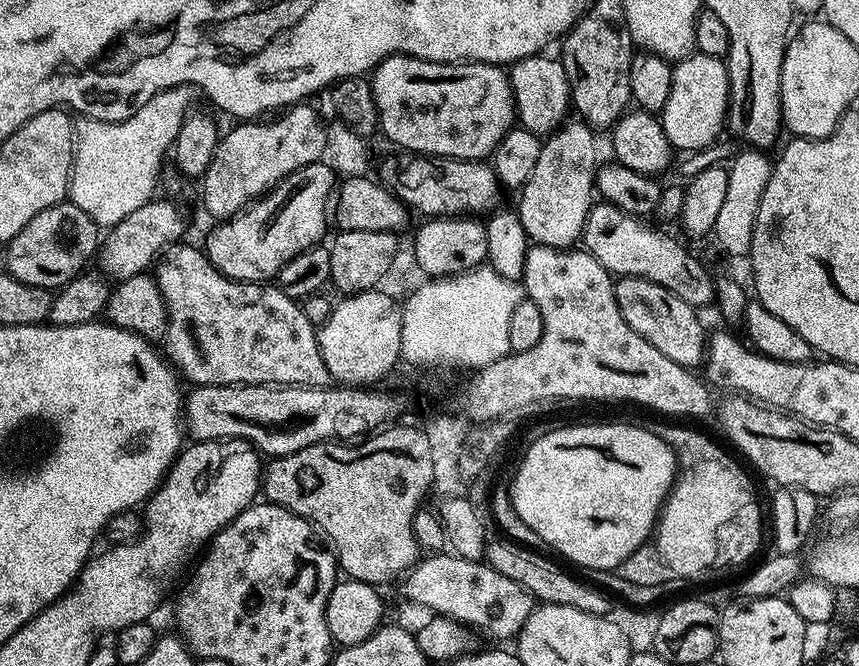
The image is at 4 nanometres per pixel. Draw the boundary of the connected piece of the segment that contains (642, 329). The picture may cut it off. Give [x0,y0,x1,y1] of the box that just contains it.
[615,276,706,369]

